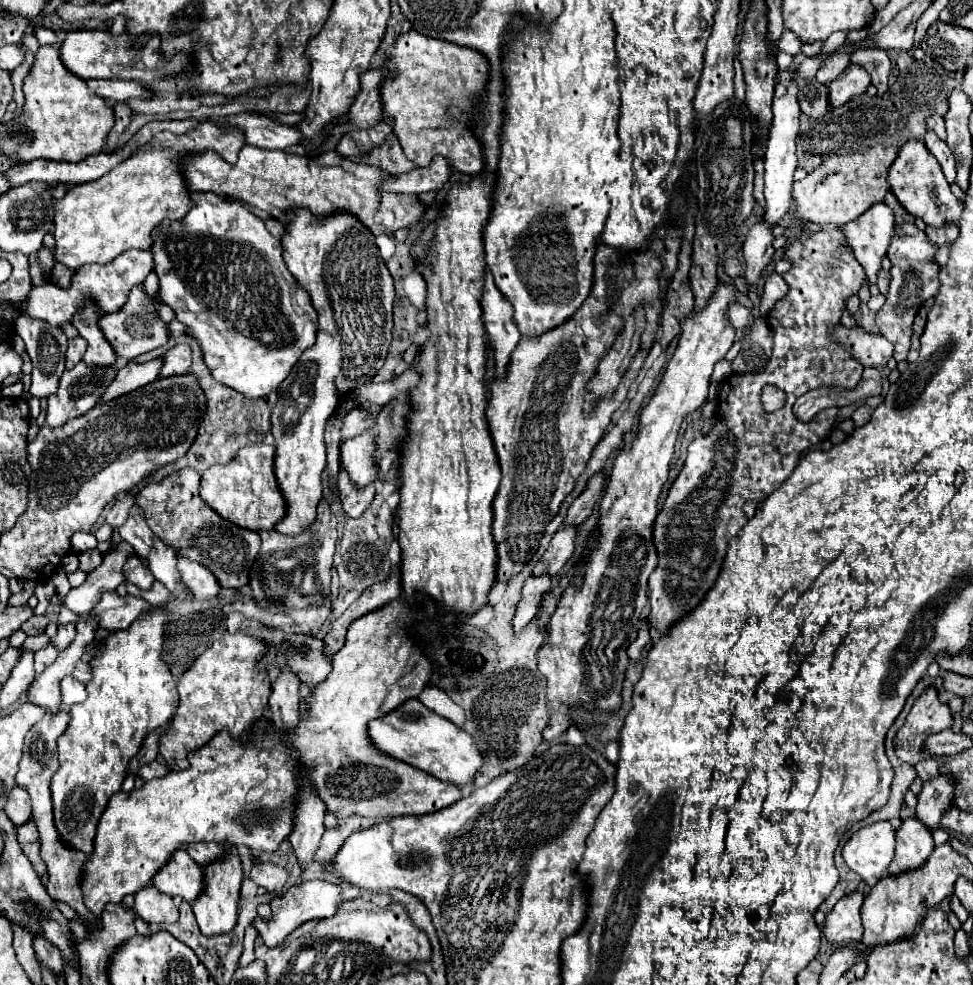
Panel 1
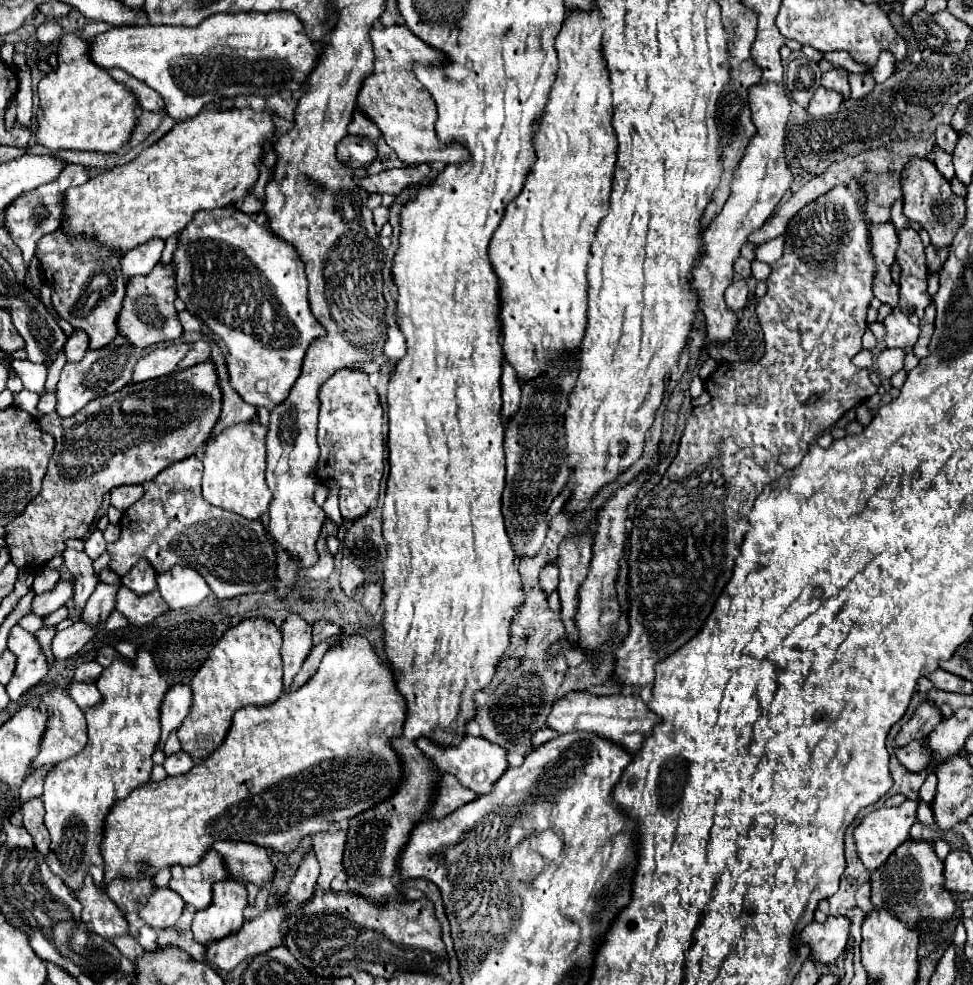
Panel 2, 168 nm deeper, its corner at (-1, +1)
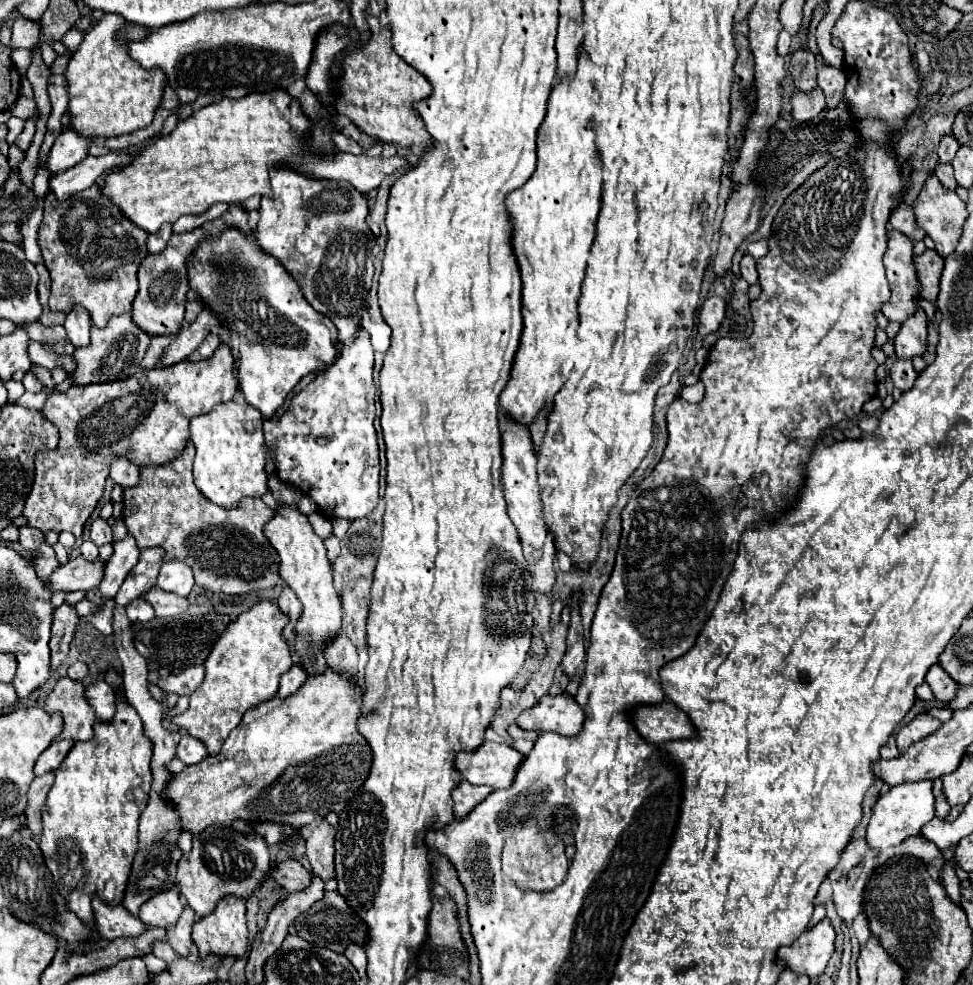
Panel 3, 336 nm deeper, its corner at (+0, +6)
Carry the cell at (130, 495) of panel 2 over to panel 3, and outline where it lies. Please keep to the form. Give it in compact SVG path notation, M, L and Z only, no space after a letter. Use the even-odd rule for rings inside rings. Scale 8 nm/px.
M118 457L110 465L110 477L120 487L134 487L138 483L138 467L130 459Z

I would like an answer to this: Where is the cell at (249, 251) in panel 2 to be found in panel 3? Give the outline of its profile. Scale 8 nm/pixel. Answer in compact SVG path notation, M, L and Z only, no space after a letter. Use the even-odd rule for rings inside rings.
M228 229L220 237L204 239L196 253L190 257L190 263L194 259L198 259L204 267L188 269L190 287L200 295L200 301L204 301L204 305L210 305L210 309L222 317L222 323L226 327L244 333L250 341L252 357L240 357L238 365L240 391L244 393L246 401L262 413L264 419L270 419L284 405L284 399L300 383L302 377L334 363L338 357L338 329L330 317L318 313L308 305L298 285L294 285L294 281L282 273L282 265L278 265L274 257L266 257L258 249L254 237L246 237L238 229Z

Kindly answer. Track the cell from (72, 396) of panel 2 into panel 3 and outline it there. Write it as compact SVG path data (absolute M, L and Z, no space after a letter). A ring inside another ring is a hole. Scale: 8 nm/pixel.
M132 313L112 315L108 325L98 329L92 325L90 329L90 345L84 349L74 351L74 359L78 361L78 369L70 375L76 385L90 385L90 383L108 383L108 381L122 381L132 377L140 369L140 361L150 345L150 335L142 331L132 321Z

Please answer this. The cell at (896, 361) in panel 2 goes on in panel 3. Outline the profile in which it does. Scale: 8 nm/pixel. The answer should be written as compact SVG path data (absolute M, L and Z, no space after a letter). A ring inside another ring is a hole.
M896 359L896 361L892 363L892 367L890 367L890 377L892 377L896 389L900 389L900 391L908 391L908 389L914 385L918 373L914 371L912 361Z

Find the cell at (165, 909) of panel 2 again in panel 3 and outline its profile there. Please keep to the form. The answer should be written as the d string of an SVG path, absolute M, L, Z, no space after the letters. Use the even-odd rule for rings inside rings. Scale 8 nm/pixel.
M162 891L162 893L154 895L150 901L146 901L146 905L142 905L138 917L146 925L168 929L178 921L182 911L184 911L182 897L174 891Z

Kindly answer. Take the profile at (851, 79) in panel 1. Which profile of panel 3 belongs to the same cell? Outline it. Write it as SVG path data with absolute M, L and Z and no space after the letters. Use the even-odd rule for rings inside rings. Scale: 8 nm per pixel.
M816 87L810 93L802 93L802 91L794 91L792 93L792 117L800 123L810 121L812 117L816 117L818 113L824 111L824 93Z

